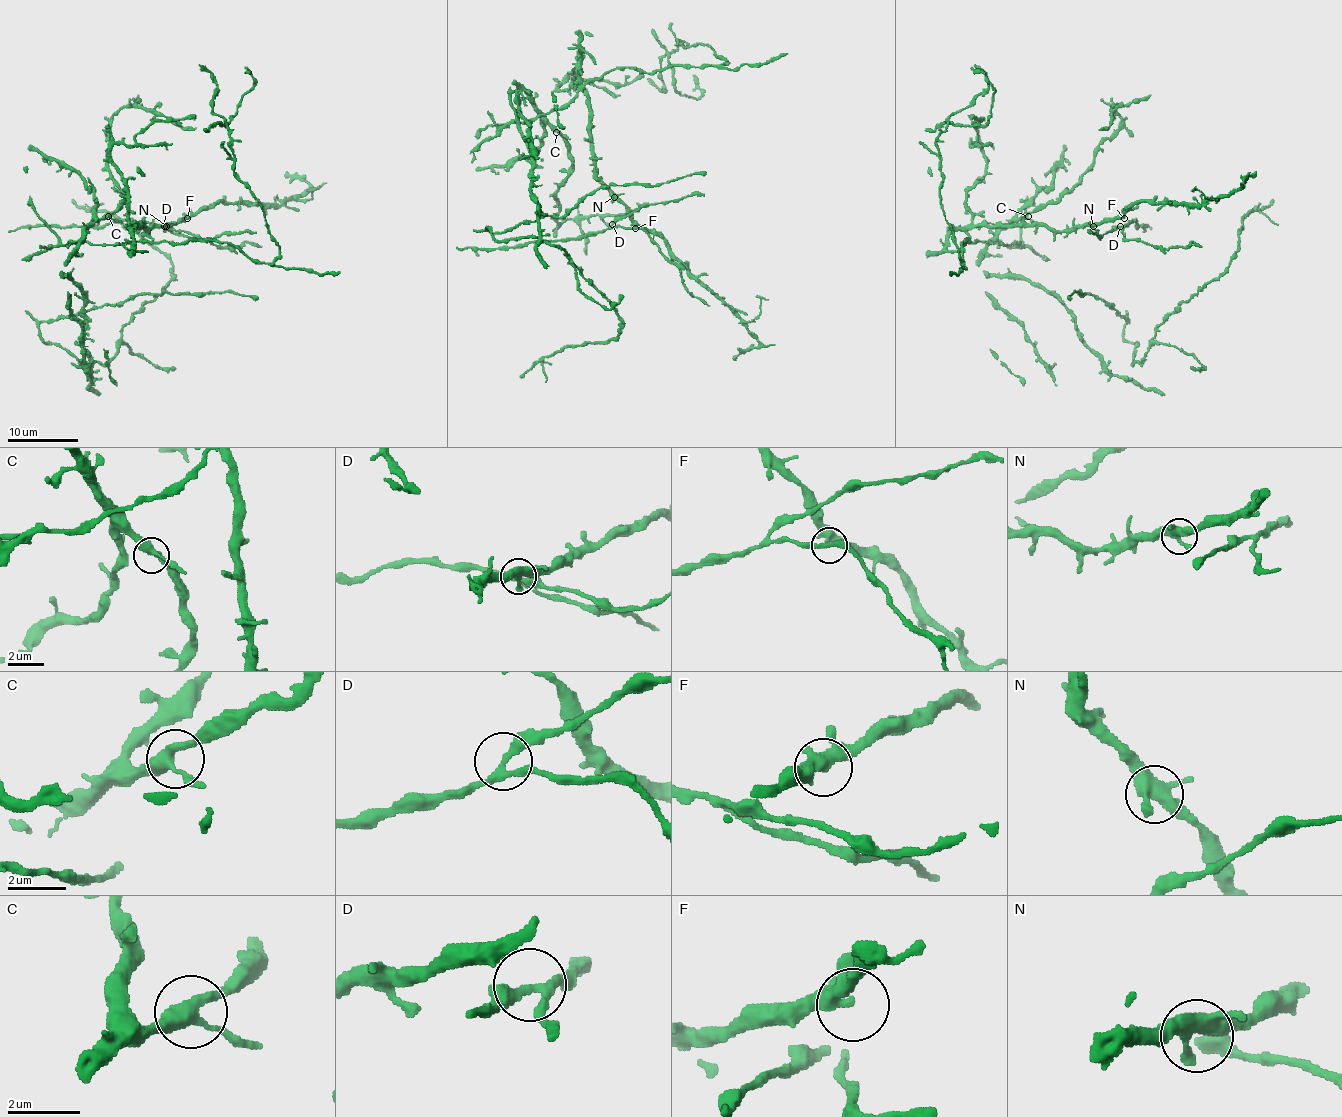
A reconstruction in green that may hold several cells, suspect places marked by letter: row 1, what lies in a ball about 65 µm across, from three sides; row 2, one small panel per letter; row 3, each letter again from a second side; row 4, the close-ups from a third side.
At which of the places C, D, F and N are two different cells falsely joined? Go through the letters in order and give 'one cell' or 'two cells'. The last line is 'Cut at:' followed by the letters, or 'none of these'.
C: one cell
D: one cell
F: one cell
N: one cell
Cut at: none of these

